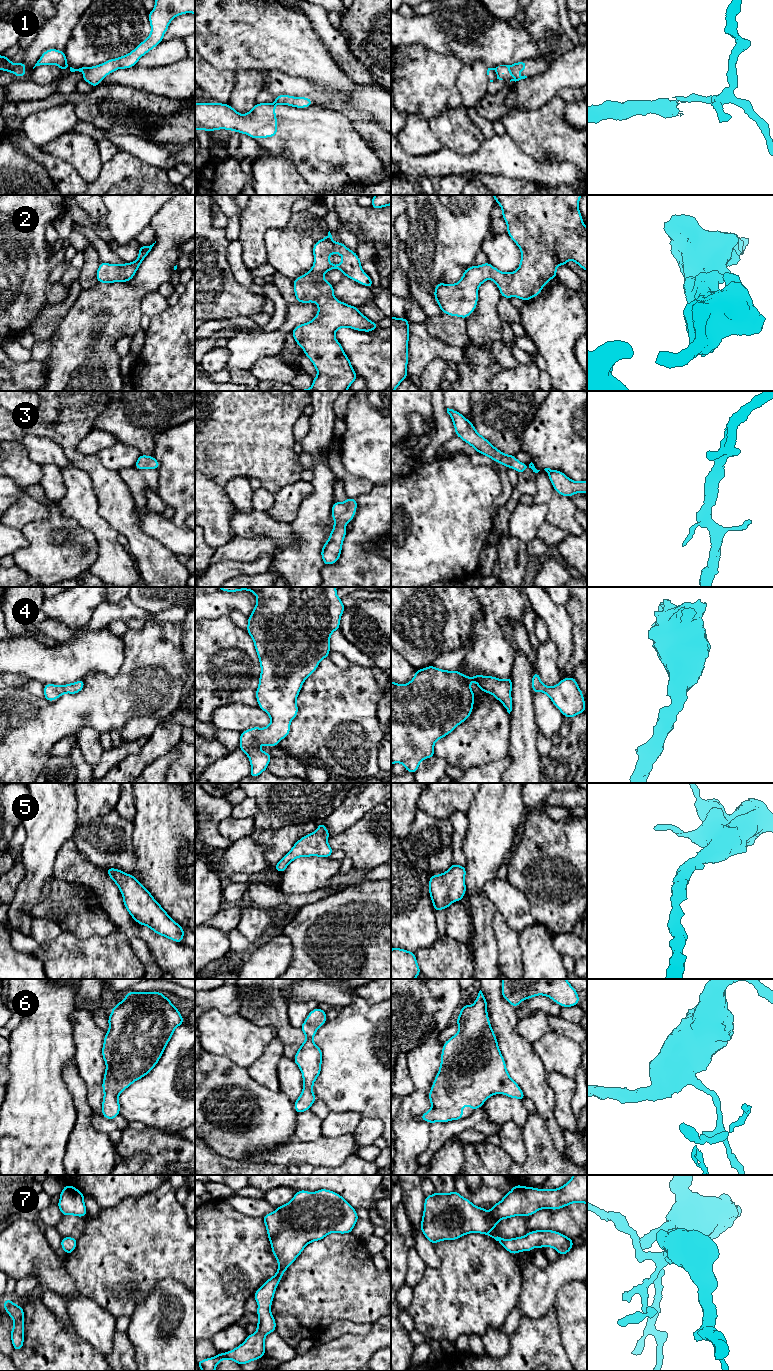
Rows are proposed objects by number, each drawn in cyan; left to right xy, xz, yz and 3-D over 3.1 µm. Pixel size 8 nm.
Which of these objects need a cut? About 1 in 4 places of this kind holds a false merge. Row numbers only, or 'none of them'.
1

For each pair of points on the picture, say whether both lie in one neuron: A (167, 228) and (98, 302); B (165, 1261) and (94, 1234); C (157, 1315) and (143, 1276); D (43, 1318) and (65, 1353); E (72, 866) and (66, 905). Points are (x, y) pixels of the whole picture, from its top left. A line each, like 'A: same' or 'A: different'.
A: same
B: same
C: different
D: same
E: different

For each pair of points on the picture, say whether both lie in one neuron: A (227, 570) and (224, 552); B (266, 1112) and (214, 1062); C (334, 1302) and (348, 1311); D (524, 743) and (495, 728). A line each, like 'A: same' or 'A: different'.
A: different
B: same
C: same
D: different

